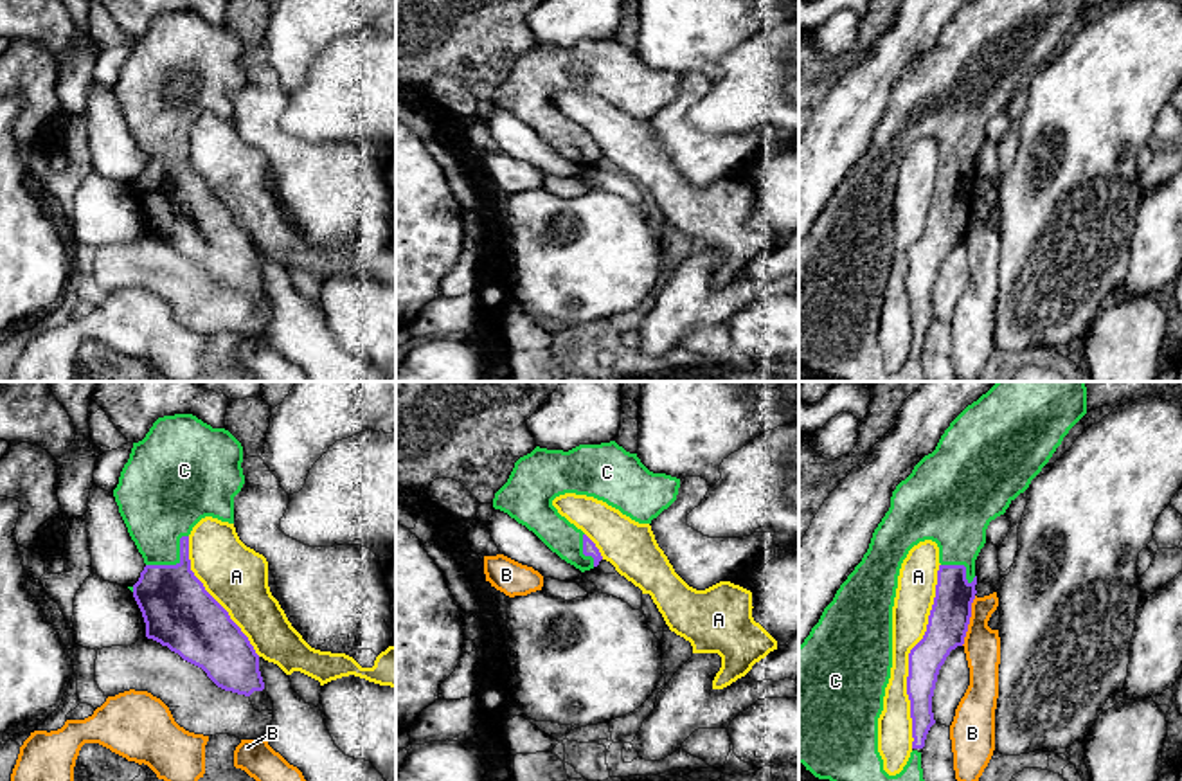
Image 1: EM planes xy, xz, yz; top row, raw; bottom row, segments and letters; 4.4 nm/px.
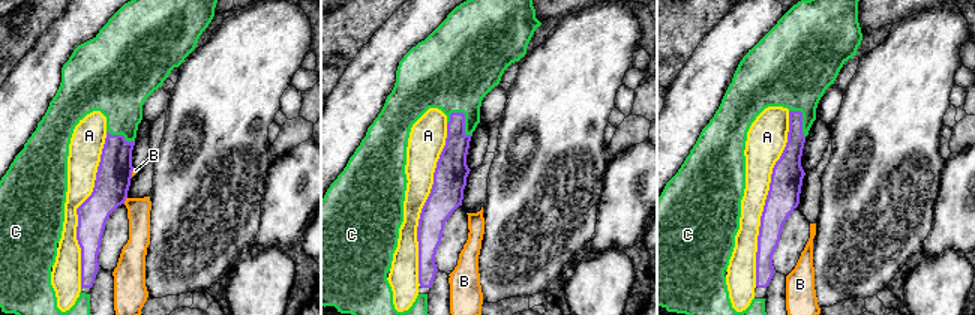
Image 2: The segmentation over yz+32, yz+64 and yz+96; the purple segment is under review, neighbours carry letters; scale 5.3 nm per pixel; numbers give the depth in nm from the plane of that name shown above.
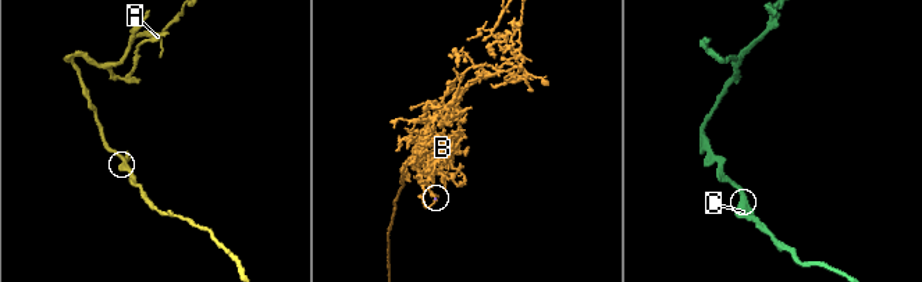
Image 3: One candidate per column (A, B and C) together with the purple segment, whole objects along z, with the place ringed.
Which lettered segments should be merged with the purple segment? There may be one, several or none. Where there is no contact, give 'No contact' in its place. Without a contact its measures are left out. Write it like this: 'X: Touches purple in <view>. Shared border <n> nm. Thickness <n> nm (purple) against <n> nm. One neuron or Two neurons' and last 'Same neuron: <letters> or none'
A: Touches purple in yz. Shared border 850 nm. Thickness 180 nm (purple) against 170 nm. Two neurons
B: Touches purple in yz. Shared border 240 nm. Thickness 180 nm (purple) against 160 nm. Two neurons
C: Touches purple in xy. Shared border 240 nm. Thickness 320 nm (purple) against 300 nm. One neuron
Same neuron: C

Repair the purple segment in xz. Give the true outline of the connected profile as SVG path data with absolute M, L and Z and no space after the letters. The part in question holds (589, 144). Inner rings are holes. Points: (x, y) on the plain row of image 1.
M615 38L579 41L569 49L536 43L520 54L507 79L495 90L493 104L507 110L533 128L552 149L581 169L603 157L595 140L558 110L552 97L565 90L587 92L606 99L639 121L651 121L678 92L680 76L649 68L637 50L626 49Z

